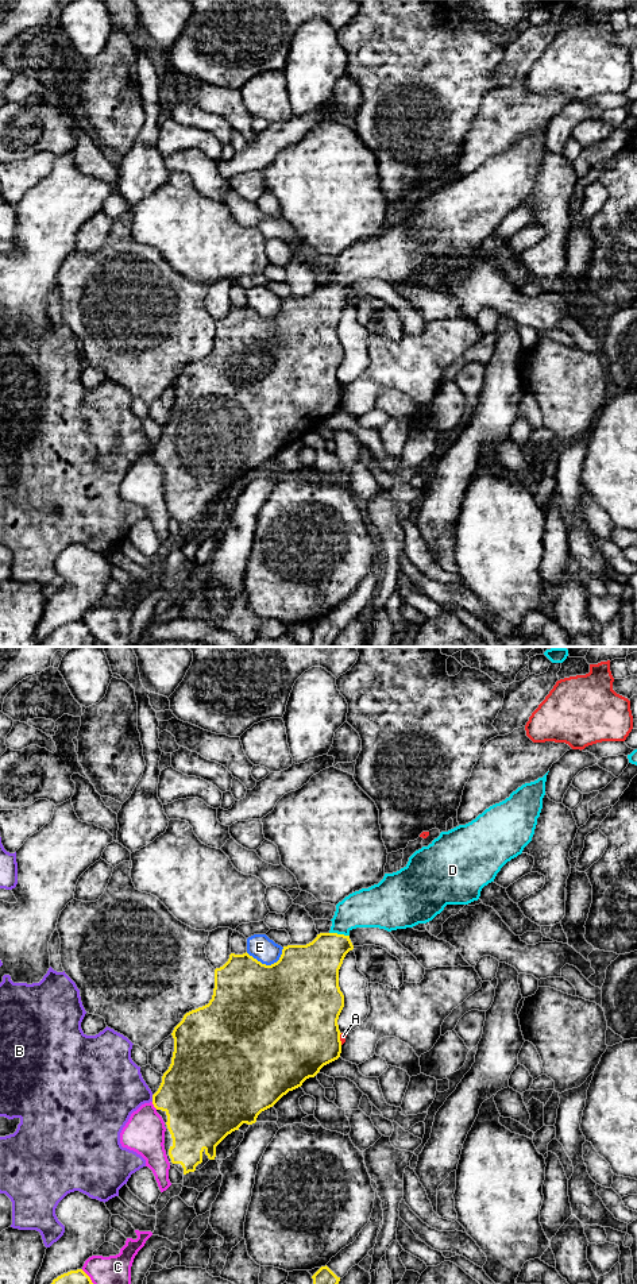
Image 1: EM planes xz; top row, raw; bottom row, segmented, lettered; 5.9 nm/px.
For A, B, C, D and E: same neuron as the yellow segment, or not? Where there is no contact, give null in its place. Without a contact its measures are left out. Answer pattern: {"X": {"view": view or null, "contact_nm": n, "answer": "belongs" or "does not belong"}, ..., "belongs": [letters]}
{"A": {"view": "xz", "contact_nm": 70, "answer": "does not belong"}, "B": {"view": "xz", "contact_nm": 40, "answer": "does not belong"}, "C": {"view": "xz", "contact_nm": 60, "answer": "does not belong"}, "D": {"view": "xz", "contact_nm": 120, "answer": "belongs"}, "E": {"view": "xz", "contact_nm": 240, "answer": "does not belong"}, "belongs": ["D"]}

